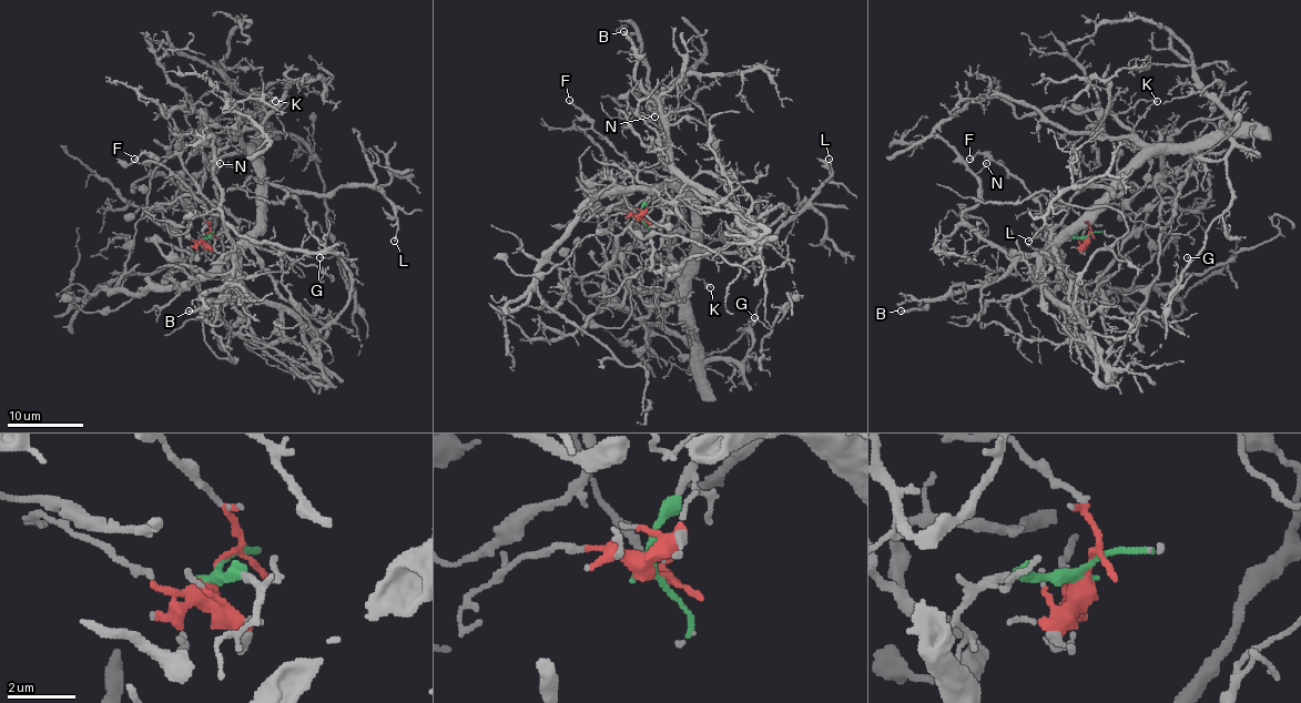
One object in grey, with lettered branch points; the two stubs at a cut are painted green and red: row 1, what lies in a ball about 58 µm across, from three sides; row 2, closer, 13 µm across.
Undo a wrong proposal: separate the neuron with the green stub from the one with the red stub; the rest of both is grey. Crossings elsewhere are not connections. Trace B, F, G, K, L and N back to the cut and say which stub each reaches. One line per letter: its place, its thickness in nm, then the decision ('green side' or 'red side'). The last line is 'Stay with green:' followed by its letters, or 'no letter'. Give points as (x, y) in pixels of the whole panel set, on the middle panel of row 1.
B: place (623, 31); calibre 280 nm; green side
F: place (569, 100); calibre 190 nm; red side
G: place (754, 317); calibre 120 nm; green side
K: place (710, 287); calibre 200 nm; green side
L: place (829, 159); calibre 120 nm; green side
N: place (654, 116); calibre 120 nm; green side
Stay with green: B, G, K, L, N

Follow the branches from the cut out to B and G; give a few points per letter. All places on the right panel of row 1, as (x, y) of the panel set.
B: (1087, 235), (1068, 237), (1055, 253), (1024, 253), (999, 277), (936, 296), (923, 307), (901, 312)
G: (1087, 235), (1057, 253), (1154, 153), (1228, 133), (1231, 203), (1188, 258)

